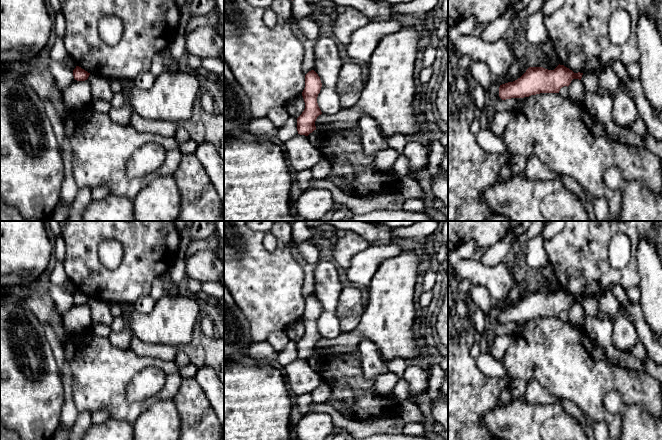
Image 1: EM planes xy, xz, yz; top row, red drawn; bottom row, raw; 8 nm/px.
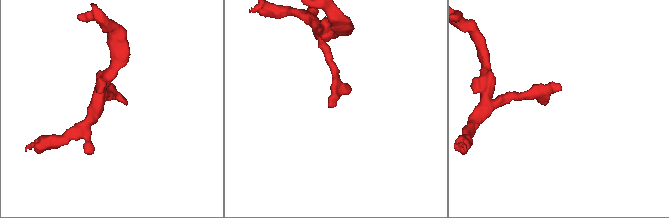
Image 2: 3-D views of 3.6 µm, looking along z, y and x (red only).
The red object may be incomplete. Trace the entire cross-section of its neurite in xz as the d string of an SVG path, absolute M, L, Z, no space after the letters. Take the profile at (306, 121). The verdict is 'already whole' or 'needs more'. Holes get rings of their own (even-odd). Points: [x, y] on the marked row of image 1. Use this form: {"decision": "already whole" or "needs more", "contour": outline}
{"decision": "already whole", "contour": "M311 70L305 75L305 88L302 96L305 102L305 109L297 118L297 131L300 135L308 136L316 130L315 121L322 114L317 97L320 93L322 83L318 74Z"}

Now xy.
{"decision": "already whole", "contour": "M76 66L76 68L73 70L74 79L77 81L87 80L89 75L90 75L90 73L88 73L87 71L85 71L84 69L82 69L79 66Z"}

